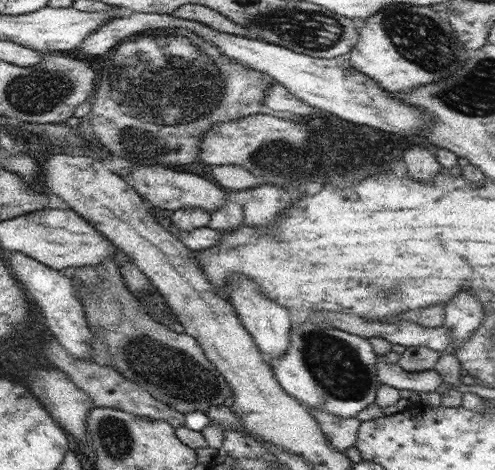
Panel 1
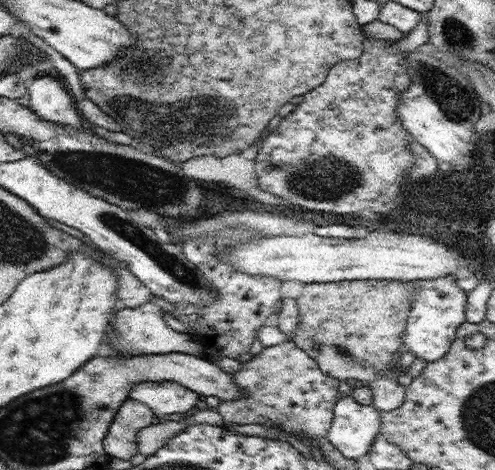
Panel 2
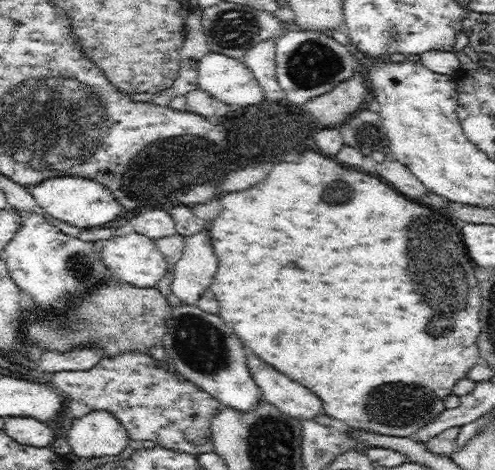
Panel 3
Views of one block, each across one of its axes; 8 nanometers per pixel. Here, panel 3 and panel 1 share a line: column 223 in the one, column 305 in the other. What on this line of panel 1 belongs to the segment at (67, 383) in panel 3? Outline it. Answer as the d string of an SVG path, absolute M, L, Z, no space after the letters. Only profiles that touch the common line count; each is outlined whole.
M303 404L303 406L311 412L311 418L323 430L325 440L337 452L345 452L349 446L355 446L357 432L359 432L359 424L361 424L357 420L357 416L351 416L347 420L341 420L341 416L333 416L331 412L325 412L321 408L311 408L307 404Z

